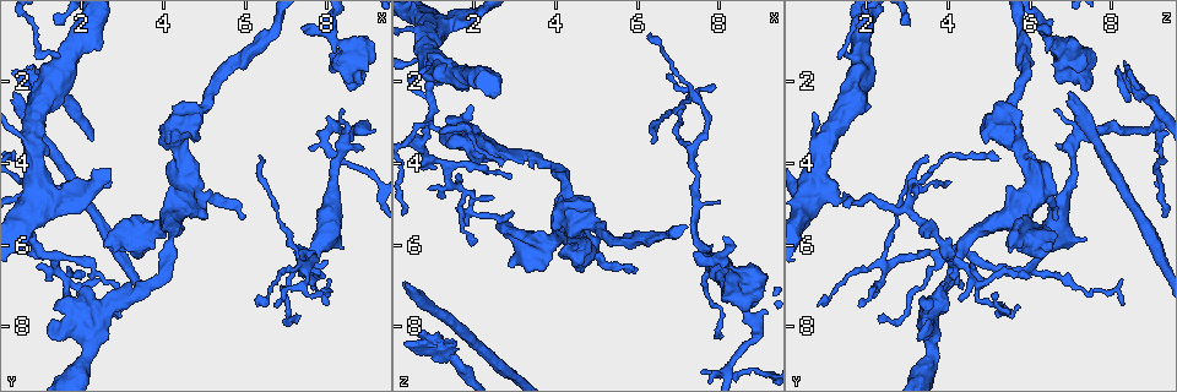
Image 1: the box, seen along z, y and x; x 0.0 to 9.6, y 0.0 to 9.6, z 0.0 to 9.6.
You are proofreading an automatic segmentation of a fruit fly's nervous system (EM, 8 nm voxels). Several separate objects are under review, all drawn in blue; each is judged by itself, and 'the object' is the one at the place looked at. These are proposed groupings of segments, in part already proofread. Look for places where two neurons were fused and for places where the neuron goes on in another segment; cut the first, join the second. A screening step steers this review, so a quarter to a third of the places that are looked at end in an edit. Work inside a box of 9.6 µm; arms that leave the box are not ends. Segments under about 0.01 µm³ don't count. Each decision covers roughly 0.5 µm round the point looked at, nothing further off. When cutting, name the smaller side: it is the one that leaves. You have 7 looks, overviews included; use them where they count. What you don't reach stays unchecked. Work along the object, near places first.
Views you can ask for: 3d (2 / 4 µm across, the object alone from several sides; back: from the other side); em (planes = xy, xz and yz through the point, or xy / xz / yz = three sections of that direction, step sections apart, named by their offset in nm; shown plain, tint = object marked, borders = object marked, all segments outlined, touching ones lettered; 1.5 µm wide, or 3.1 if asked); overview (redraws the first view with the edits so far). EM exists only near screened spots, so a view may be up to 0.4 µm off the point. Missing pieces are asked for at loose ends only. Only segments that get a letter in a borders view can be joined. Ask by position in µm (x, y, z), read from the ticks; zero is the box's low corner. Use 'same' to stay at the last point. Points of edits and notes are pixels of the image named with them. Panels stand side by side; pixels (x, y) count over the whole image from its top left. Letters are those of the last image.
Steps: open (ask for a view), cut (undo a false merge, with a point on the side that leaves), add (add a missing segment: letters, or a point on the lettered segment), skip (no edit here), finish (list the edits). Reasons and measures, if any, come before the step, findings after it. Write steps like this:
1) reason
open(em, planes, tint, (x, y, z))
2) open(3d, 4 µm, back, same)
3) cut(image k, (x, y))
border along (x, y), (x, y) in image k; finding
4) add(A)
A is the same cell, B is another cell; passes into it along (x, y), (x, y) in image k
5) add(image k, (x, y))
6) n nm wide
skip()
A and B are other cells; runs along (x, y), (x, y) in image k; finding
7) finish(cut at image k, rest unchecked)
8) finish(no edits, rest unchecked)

tapers out
open(em, planes, plain, (6.35, 7.45, 0.75))

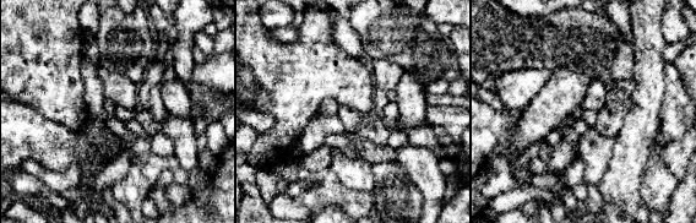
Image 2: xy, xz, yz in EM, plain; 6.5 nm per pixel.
where the object lies
open(em, planes, tint, same)

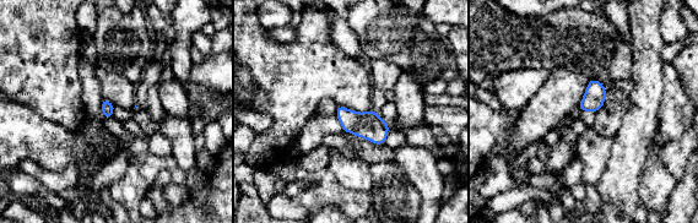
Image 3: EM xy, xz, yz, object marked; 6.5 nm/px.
what lies round it
open(em, planes, borders, same)

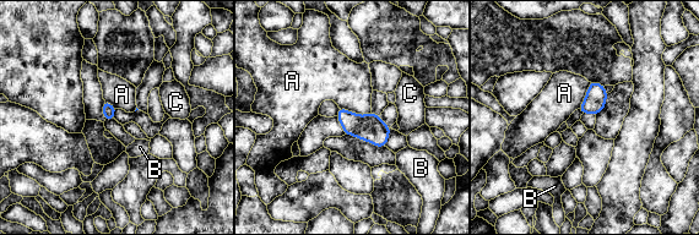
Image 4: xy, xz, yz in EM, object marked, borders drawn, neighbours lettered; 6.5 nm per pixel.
skip()
A, B and C are other cells; border along (339, 107), (358, 114), (370, 113) in image 4; no lettered segment goes on from it

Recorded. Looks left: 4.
branch stops here
open(3d, 4 µm, (8.05, 6.35, 4.95))

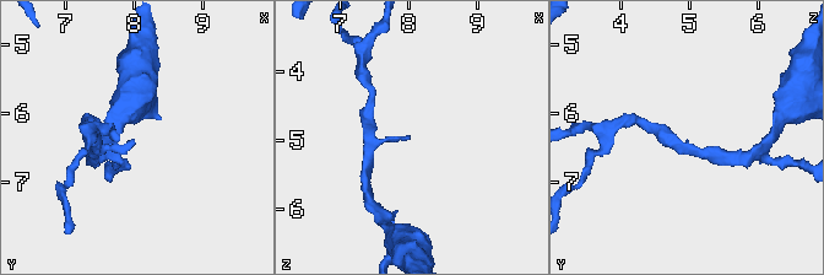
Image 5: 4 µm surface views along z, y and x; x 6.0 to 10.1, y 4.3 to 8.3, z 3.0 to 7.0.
open(em, planes, borders, (8.00, 6.35, 5.00))

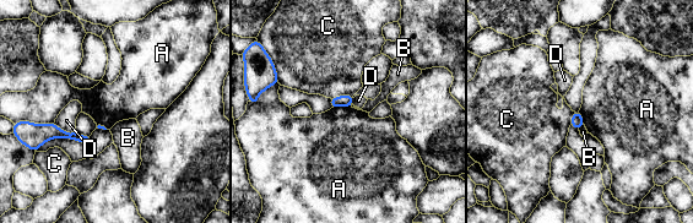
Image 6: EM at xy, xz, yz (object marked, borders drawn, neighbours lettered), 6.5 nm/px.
A touches over 170 nm
skip()
A, B, C and D are other cells; no lettered segment goes on from it

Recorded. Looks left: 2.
sudden change in width
open(em, xz, step 8, borders, (2.15, 7.60, 3.60))

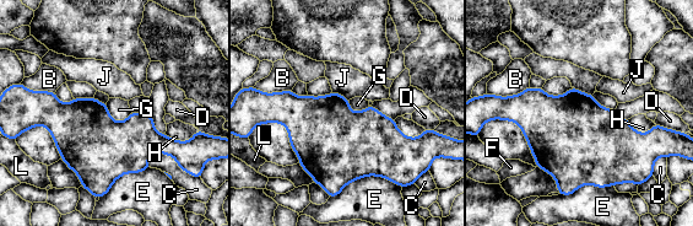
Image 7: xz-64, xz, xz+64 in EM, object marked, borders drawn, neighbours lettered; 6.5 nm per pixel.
skip()
B, C, D, E, F, G, H, J and L are other cells; border along (106, 105), (115, 120), (131, 113) in image 7; all the same neuron

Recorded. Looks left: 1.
finish(no edits, rest unchecked)

